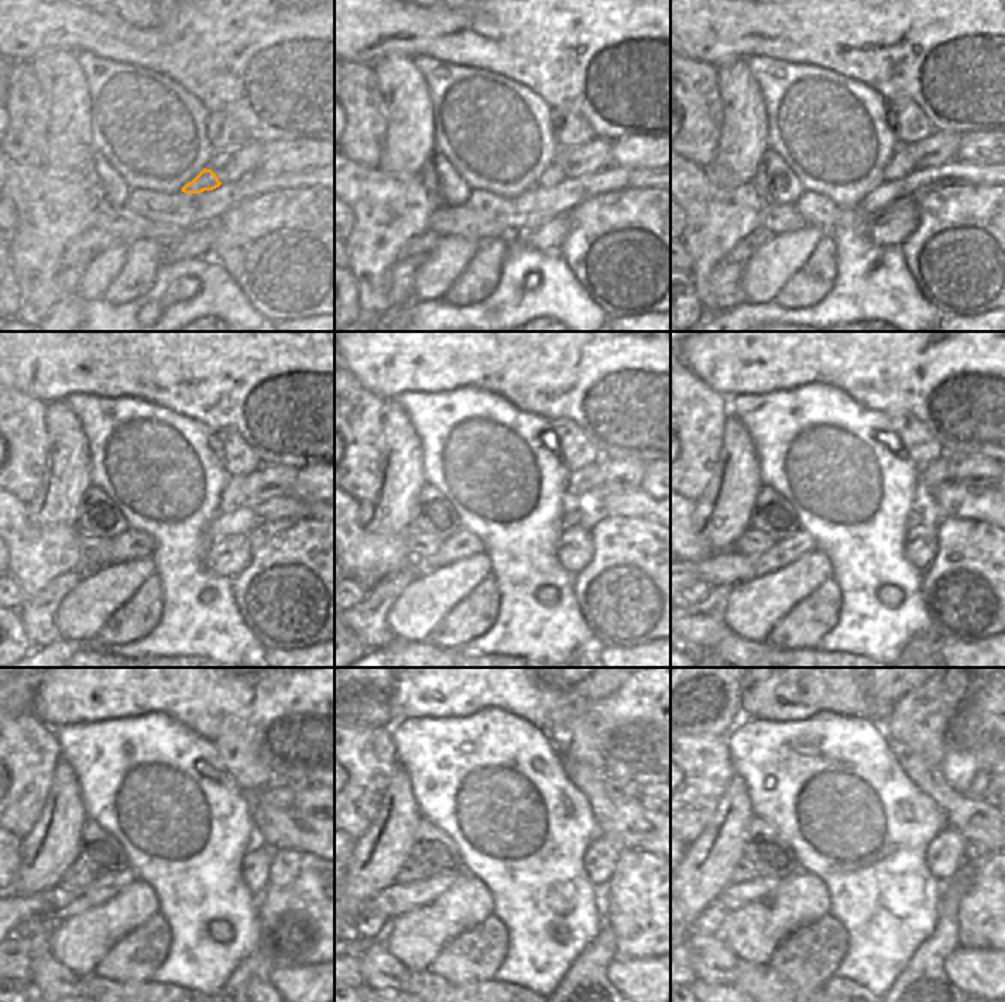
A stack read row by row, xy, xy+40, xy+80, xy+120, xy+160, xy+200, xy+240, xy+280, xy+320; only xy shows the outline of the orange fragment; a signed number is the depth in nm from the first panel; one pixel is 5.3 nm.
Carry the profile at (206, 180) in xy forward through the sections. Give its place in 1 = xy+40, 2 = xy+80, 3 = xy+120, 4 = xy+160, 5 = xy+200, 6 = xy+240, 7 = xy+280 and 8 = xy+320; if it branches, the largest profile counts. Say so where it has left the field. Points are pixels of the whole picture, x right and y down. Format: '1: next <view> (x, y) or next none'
1: next xy+40 (554, 174)
2: next xy+80 (900, 164)
3: next xy+120 (233, 497)
4: next xy+160 (581, 483)
5: next xy+200 (932, 474)
6: next xy+240 (279, 794)
7: next xy+280 (630, 786)
8: next xy+320 (975, 791)

